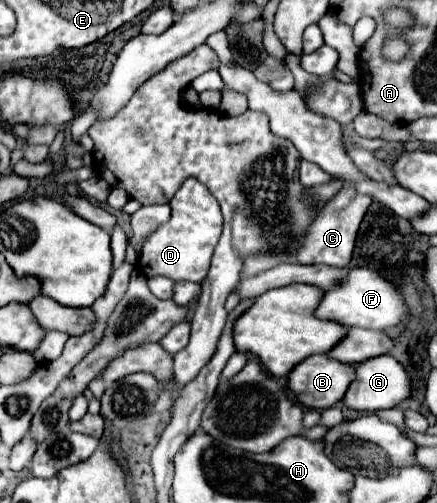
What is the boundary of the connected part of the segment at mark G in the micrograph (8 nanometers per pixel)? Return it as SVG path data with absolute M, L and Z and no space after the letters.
M389 354L373 356L371 360L363 360L363 364L355 366L355 380L351 382L351 388L347 388L347 396L343 396L341 404L359 412L375 412L383 408L393 408L401 400L409 398L411 386L409 376L403 370L403 366Z

